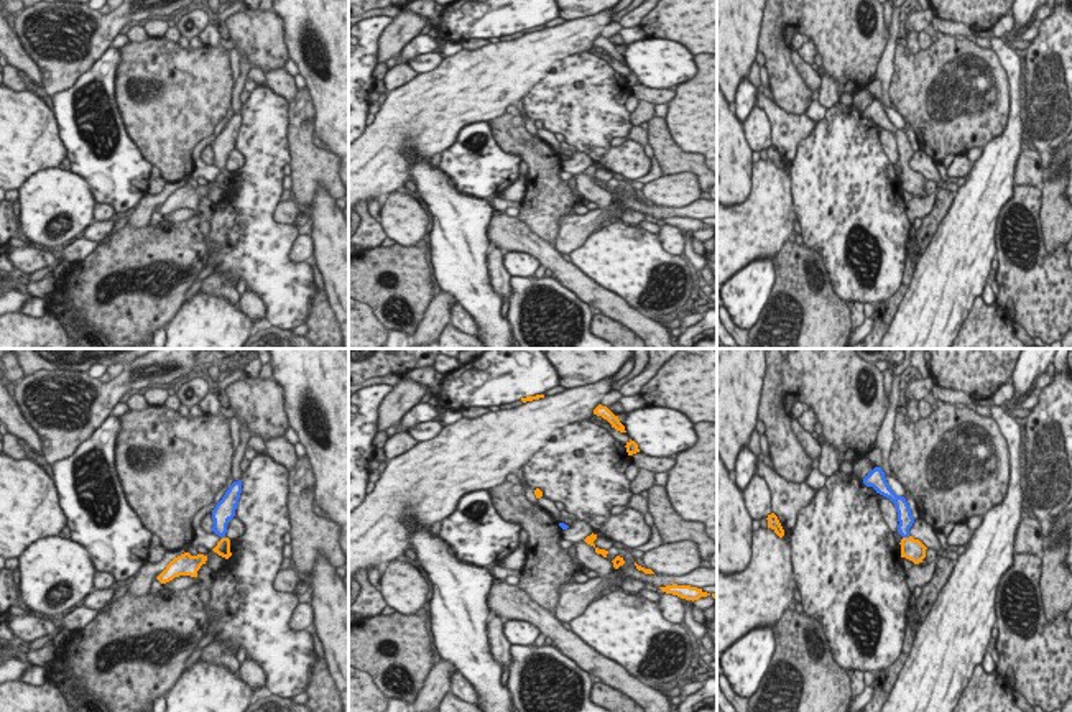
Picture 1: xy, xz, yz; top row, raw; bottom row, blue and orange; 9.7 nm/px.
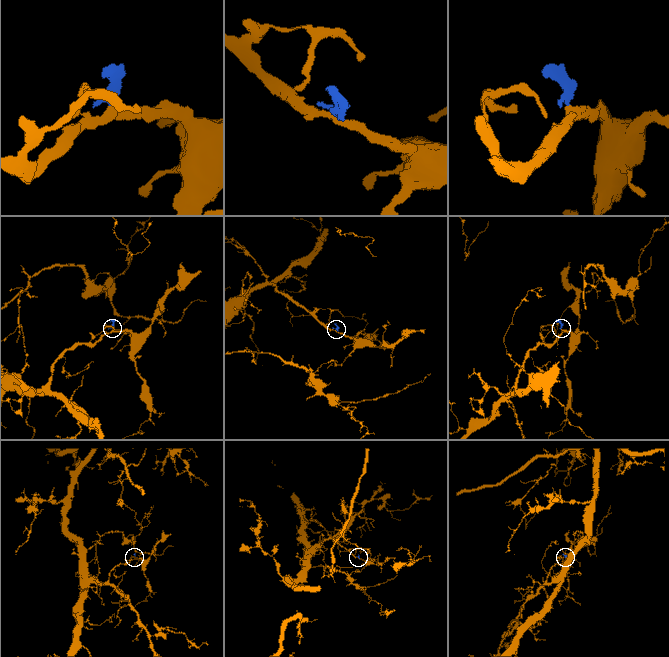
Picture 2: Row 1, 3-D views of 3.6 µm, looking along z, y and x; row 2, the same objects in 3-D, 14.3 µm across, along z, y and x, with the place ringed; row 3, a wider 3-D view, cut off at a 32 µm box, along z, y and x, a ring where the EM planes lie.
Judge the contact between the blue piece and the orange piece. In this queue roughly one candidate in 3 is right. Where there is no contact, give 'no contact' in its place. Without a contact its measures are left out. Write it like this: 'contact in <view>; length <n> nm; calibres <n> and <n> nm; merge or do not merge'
contact in yz; length 80 nm; calibres 140 and 220 nm; merge

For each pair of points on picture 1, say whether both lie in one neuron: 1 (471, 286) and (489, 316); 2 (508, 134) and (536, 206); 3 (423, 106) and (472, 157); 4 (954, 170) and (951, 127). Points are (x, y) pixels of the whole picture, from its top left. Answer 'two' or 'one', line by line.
1: one
2: one
3: two
4: two

